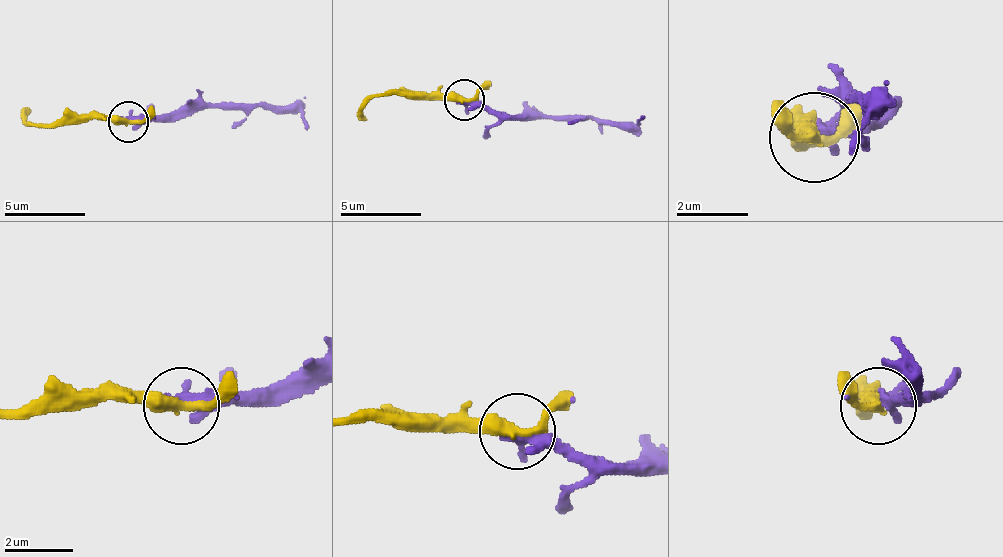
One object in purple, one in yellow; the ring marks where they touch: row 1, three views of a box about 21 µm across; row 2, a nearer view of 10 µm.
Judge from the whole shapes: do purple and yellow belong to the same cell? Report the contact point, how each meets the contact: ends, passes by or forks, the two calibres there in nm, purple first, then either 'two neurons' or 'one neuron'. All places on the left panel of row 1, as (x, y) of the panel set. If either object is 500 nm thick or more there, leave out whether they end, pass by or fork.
(128, 122) | purple ends | yellow passes by | 440/320 nm | one neuron

